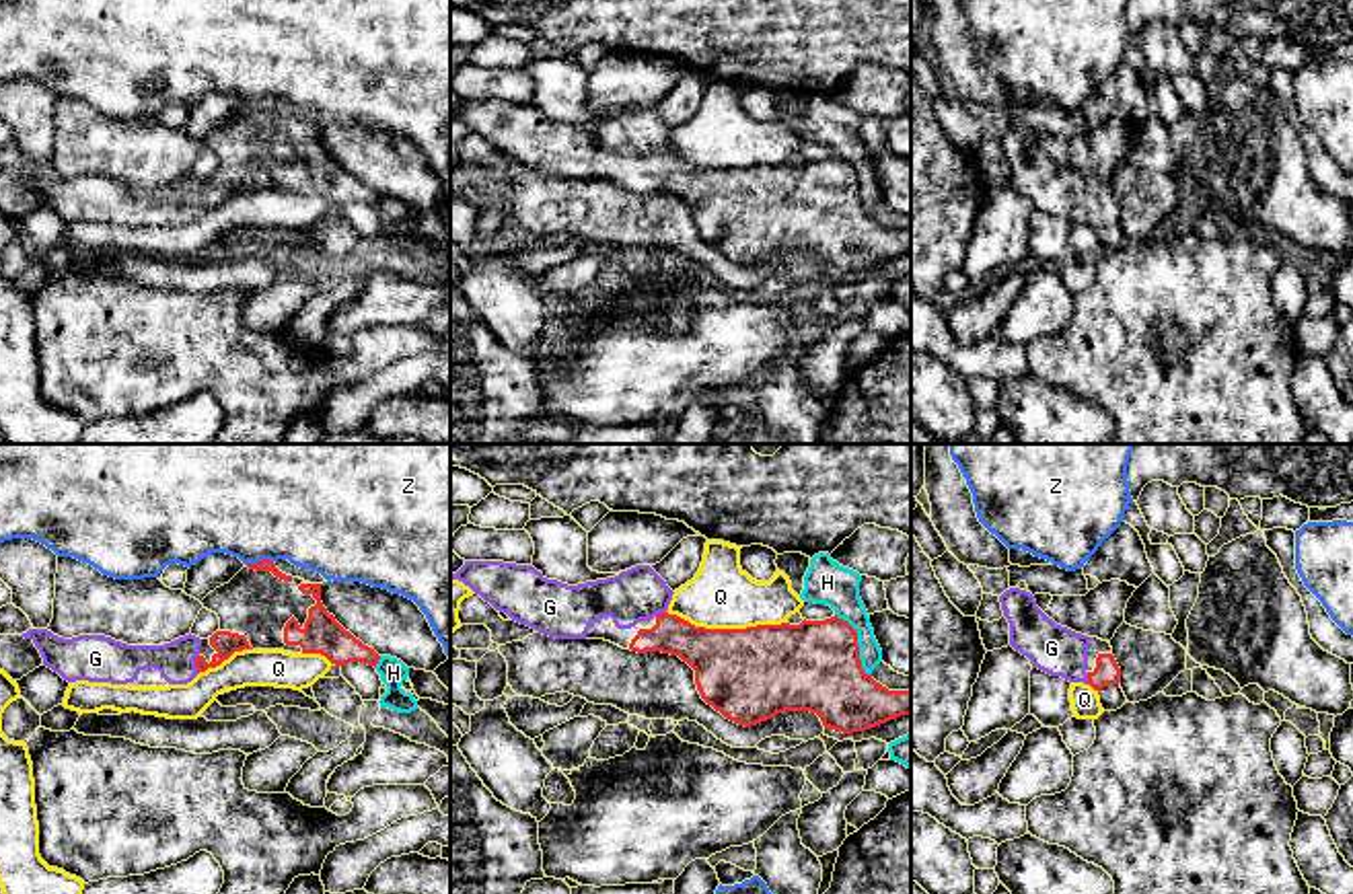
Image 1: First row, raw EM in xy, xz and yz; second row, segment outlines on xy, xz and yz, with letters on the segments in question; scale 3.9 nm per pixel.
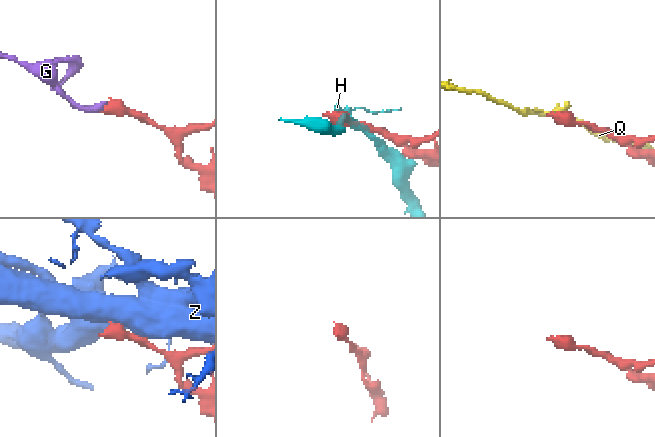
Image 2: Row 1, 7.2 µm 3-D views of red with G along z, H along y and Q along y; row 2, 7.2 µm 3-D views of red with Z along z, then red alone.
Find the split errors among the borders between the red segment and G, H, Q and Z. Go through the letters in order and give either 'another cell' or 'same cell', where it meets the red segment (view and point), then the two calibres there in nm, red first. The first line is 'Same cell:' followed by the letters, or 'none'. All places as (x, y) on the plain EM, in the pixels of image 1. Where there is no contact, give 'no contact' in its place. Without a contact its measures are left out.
Same cell: G
G: same cell | xy (196, 204) | 90/150 nm
H: another cell | xz (856, 183) | 360/170 nm
Q: another cell | xz (726, 169) | 360/260 nm
Z: another cell | xy (260, 101) | 50/400 nm

